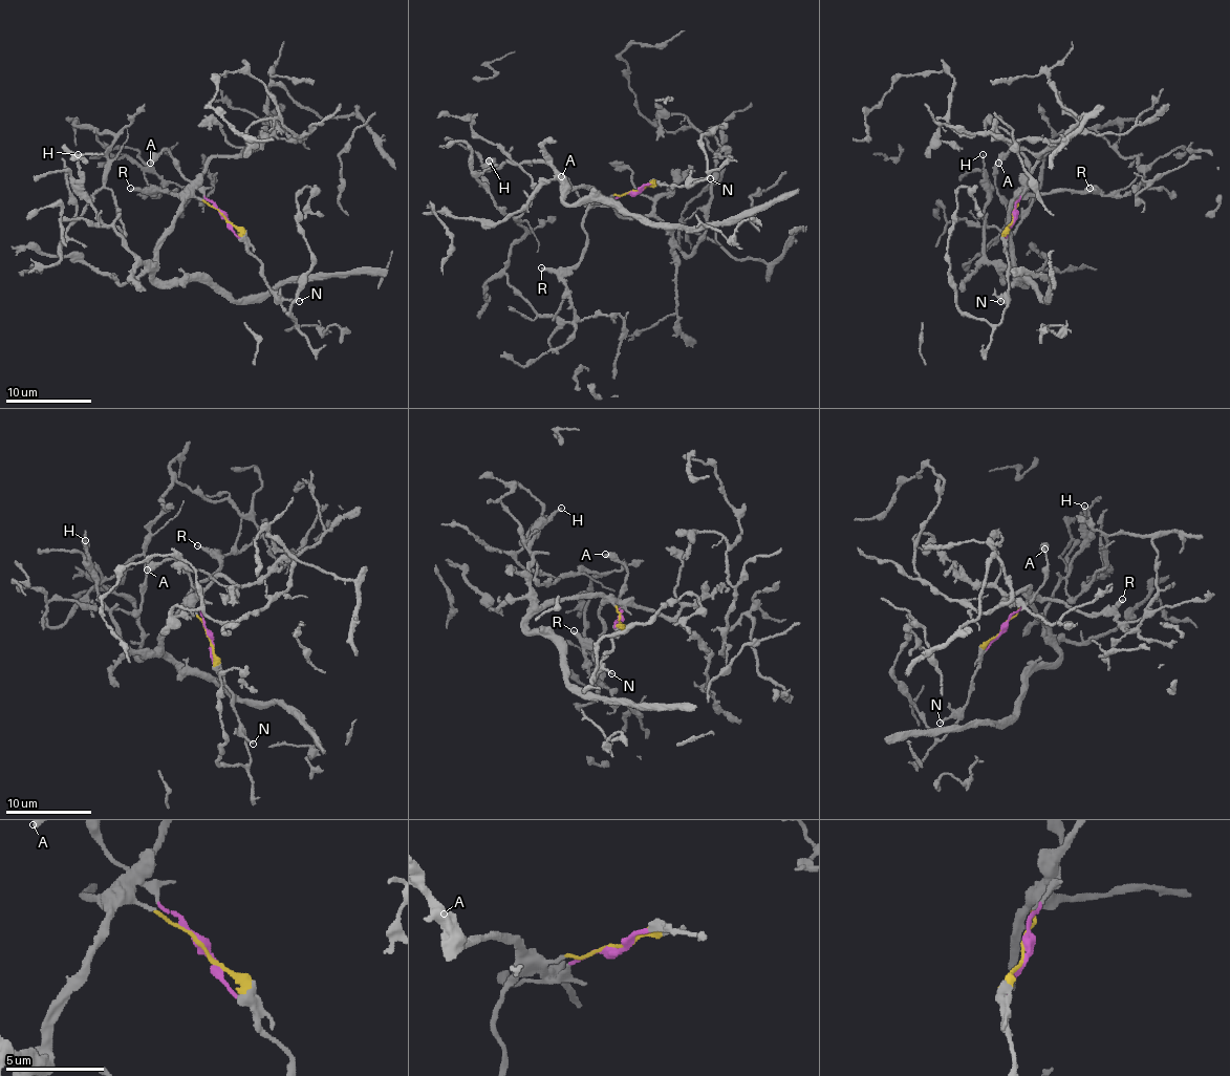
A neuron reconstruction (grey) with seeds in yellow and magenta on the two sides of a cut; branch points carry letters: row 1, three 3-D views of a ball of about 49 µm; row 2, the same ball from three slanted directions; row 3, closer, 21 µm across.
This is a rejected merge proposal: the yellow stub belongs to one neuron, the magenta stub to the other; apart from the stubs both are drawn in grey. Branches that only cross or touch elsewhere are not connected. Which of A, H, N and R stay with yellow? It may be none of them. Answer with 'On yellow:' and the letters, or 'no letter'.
On yellow: H, R

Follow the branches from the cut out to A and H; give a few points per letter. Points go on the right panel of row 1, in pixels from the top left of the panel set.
A: (1013, 216), (1028, 184), (1028, 159), (1017, 149), (1011, 149), (998, 162)
H: (1013, 216), (1017, 196), (1009, 220), (1011, 261), (994, 265), (985, 254), (983, 153)

